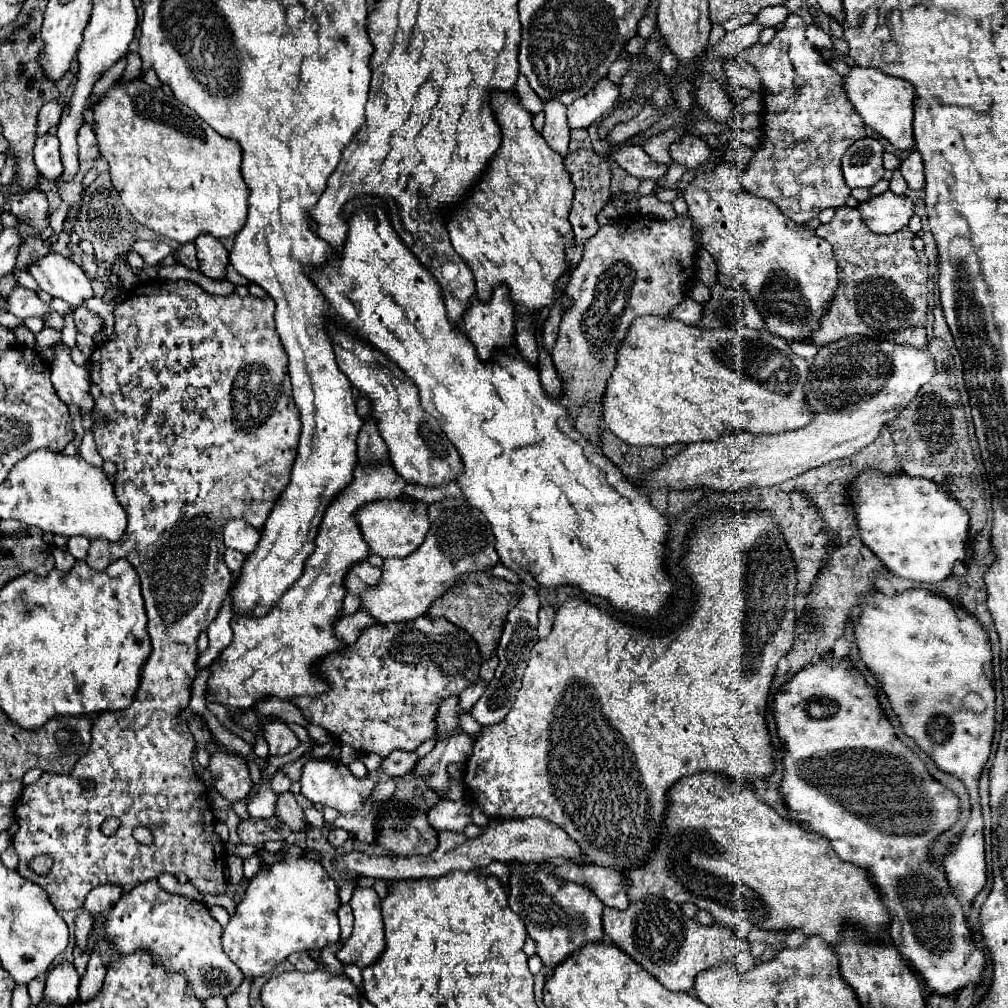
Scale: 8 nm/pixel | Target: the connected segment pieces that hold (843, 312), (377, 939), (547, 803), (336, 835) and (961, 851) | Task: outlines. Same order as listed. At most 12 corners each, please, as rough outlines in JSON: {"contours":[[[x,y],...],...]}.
{"contours":[[[840,207],[840,289],[812,345],[848,335],[926,347],[928,257]],[[356,887],[338,961],[364,969],[386,947],[380,897]],[[696,523],[668,635],[558,607],[464,787],[628,879],[666,793],[774,771],[796,571]],[[332,829],[328,841],[334,847],[344,845],[350,833],[344,829]],[[928,589],[862,595],[854,627],[908,737],[972,821],[944,857],[986,885],[978,781],[996,731],[980,621]]]}

